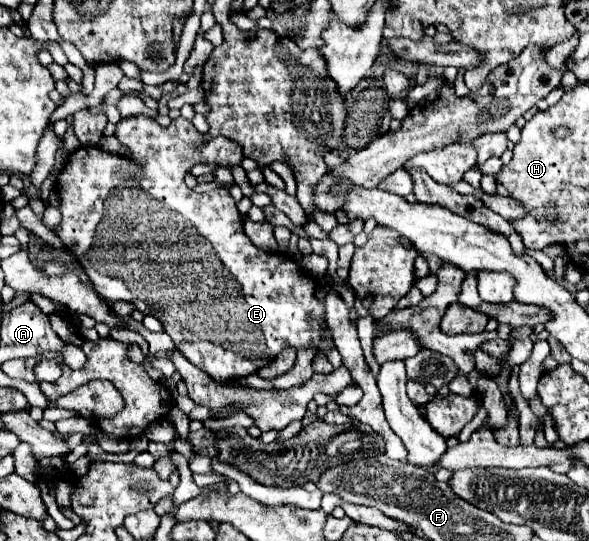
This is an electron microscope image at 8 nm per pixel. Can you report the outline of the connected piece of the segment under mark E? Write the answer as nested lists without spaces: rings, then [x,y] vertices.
[[[136,115],[136,117],[128,117],[128,119],[122,119],[118,125],[116,125],[116,139],[120,143],[128,143],[128,159],[124,159],[122,155],[114,155],[114,153],[106,153],[106,151],[100,151],[98,147],[80,147],[78,151],[74,151],[68,161],[66,161],[66,167],[62,169],[62,173],[58,175],[58,195],[62,199],[62,207],[60,207],[60,213],[62,213],[62,225],[58,227],[56,235],[64,241],[64,245],[68,245],[78,261],[82,263],[86,275],[90,277],[96,293],[108,301],[130,301],[136,305],[138,311],[142,311],[144,315],[152,315],[156,319],[162,321],[164,325],[164,331],[172,337],[174,345],[182,351],[182,355],[196,367],[200,367],[204,373],[212,375],[212,379],[216,379],[218,383],[230,383],[230,381],[238,381],[238,379],[244,379],[248,377],[250,373],[256,373],[258,369],[262,369],[264,365],[272,363],[276,359],[276,355],[282,353],[282,349],[286,347],[292,347],[296,351],[302,351],[302,349],[314,349],[316,355],[324,355],[328,353],[330,349],[334,349],[334,343],[332,343],[332,333],[328,331],[328,325],[322,325],[320,323],[320,317],[324,317],[324,305],[318,301],[316,297],[316,279],[312,275],[308,275],[304,269],[300,269],[300,265],[294,261],[294,259],[288,259],[284,257],[284,253],[270,253],[270,251],[262,251],[258,249],[256,245],[250,243],[250,239],[244,235],[244,229],[242,229],[242,221],[240,221],[240,213],[236,209],[236,203],[234,199],[230,197],[228,189],[224,187],[218,187],[218,189],[212,189],[212,191],[206,191],[206,193],[196,193],[194,189],[186,187],[184,183],[184,177],[186,173],[196,165],[196,163],[204,163],[204,165],[216,165],[216,167],[226,167],[226,169],[232,169],[236,165],[242,165],[242,159],[244,159],[244,153],[240,151],[240,145],[238,143],[232,143],[232,139],[224,139],[222,135],[218,137],[212,137],[212,139],[206,139],[206,135],[198,133],[194,129],[194,125],[182,117],[174,119],[170,123],[170,127],[160,127],[154,119],[148,119],[144,115]]]

